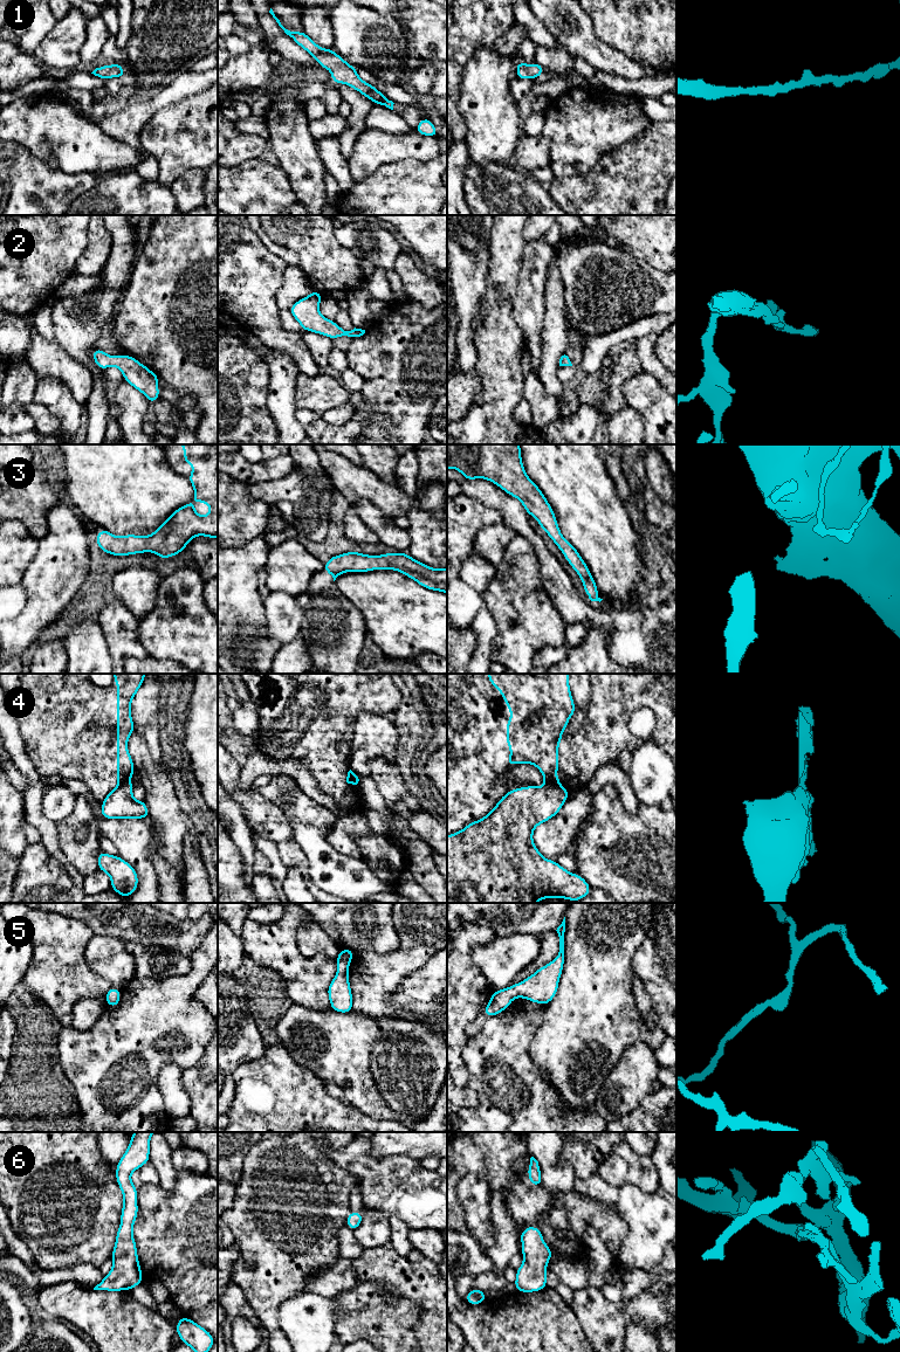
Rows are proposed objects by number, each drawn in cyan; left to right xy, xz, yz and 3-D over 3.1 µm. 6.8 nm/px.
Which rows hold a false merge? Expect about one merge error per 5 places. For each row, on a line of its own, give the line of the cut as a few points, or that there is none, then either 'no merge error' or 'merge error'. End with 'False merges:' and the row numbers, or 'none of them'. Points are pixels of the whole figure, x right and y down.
1: no cut; no merge error
2: no cut; no merge error
3: no cut; no merge error
4: cut in yz along (545, 781), (558, 784); merge error
5: no cut; no merge error
6: no cut; no merge error
False merges: 4

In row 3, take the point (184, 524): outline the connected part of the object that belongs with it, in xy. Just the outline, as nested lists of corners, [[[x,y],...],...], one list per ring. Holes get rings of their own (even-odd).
[[[180,444],[185,464],[192,463],[188,481],[194,488],[193,499],[178,508],[150,536],[114,536],[101,529],[95,542],[103,552],[111,556],[131,556],[153,552],[162,560],[185,551],[195,536],[218,539],[218,444]],[[193,501],[211,506],[205,517],[197,513]]]

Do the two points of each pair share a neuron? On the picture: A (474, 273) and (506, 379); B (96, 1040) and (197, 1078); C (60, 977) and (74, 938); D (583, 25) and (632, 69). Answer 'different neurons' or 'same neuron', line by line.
A: different neurons
B: different neurons
C: same neuron
D: same neuron

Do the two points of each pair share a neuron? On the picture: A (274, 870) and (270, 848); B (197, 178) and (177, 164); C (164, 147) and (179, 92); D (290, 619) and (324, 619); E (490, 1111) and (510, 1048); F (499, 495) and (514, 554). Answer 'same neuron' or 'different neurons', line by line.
A: same neuron
B: different neurons
C: different neurons
D: different neurons
E: same neuron
F: different neurons

